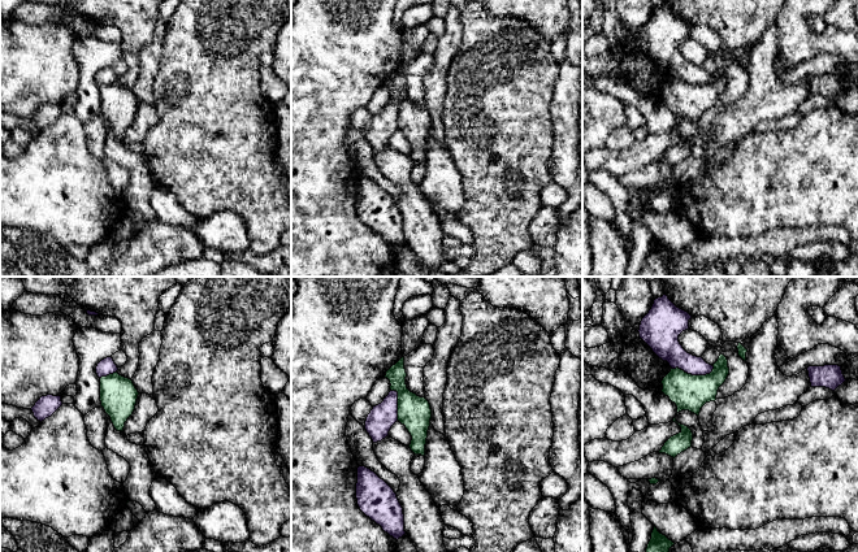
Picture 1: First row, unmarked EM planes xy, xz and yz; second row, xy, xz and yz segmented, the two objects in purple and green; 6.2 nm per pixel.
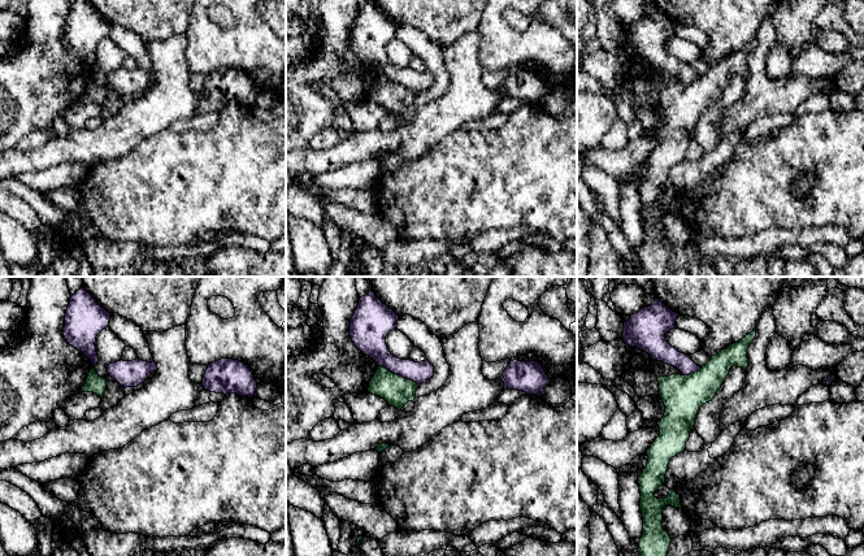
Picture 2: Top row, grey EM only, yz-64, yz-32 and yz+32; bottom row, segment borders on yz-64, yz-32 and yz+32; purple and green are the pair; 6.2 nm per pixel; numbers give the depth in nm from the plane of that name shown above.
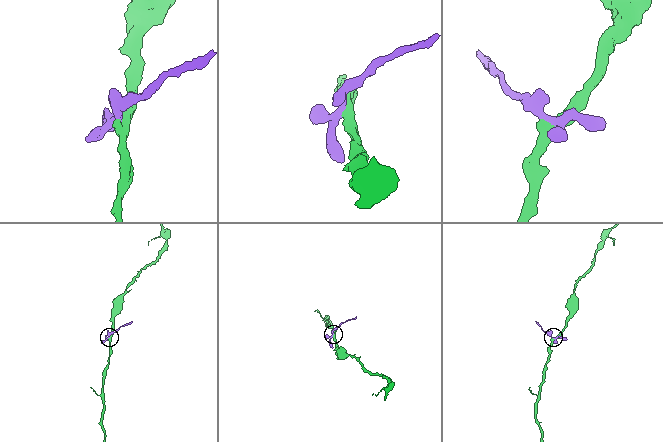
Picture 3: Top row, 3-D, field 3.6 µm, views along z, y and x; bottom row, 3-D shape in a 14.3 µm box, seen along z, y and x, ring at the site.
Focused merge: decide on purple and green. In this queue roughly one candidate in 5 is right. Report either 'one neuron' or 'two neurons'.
two neurons

